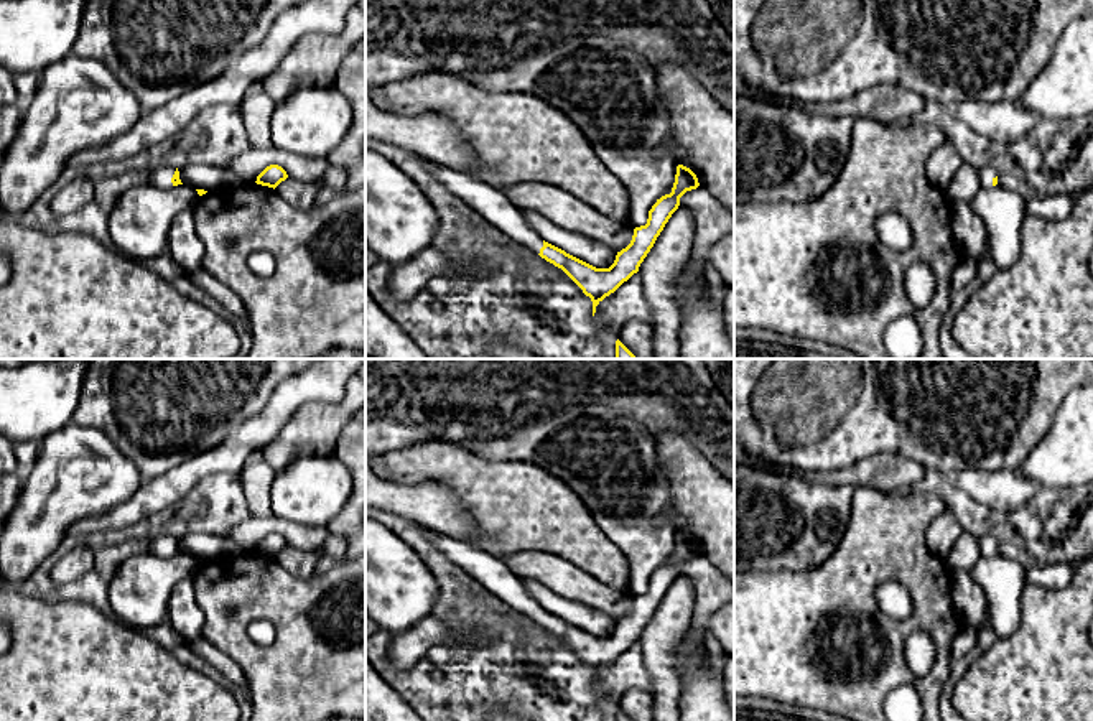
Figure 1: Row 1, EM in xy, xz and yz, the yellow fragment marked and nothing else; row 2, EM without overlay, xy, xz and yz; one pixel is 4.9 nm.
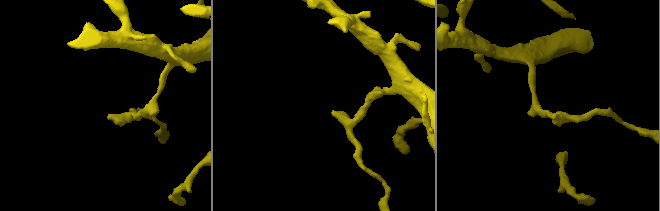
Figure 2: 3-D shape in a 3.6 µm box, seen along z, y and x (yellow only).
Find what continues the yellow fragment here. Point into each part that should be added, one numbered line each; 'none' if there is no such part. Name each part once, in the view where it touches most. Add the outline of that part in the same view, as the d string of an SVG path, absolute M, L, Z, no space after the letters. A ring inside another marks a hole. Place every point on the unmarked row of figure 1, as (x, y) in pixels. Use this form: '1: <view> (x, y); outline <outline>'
1: xy (160, 545); outline M153 535L150 543L148 543L148 551L151 555L160 555L160 556L171 556L171 547L176 540L176 535Z

